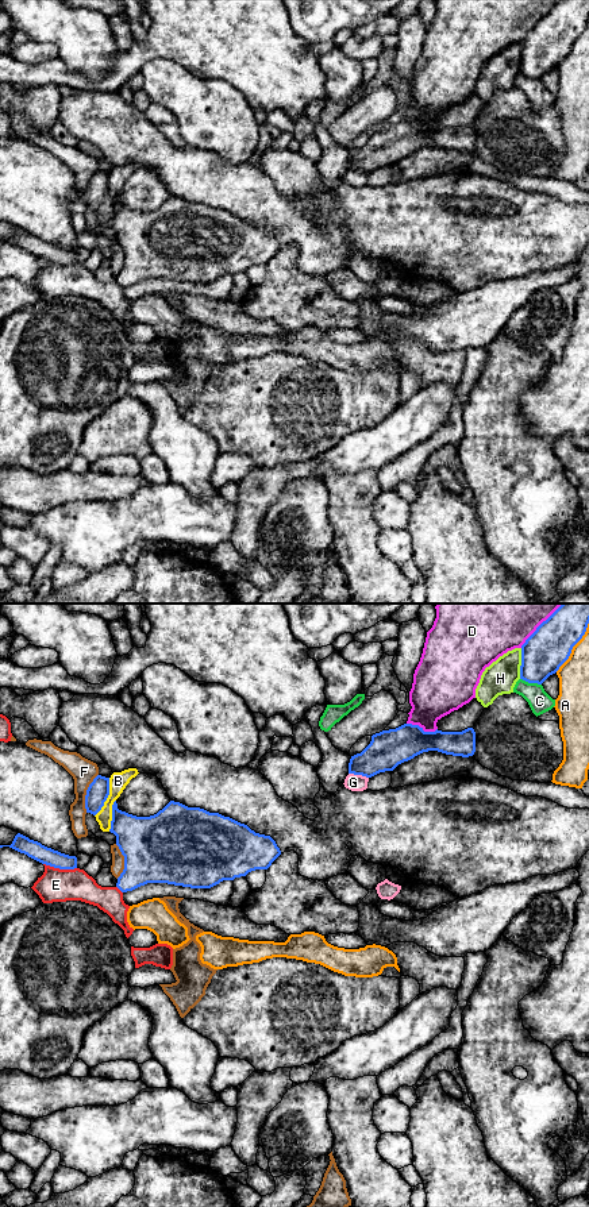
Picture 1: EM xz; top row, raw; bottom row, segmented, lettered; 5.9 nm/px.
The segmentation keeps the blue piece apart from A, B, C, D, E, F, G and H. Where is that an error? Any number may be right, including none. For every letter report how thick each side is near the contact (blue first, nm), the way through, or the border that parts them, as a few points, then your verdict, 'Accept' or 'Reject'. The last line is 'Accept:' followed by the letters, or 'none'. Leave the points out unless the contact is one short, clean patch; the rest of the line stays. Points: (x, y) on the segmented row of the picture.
A: Thickness 260 nm (blue) against 180 nm. Reject
B: Thickness 130 nm (blue) against 110 nm. Boundary: xz (110, 778), (110, 794), (95, 816). Reject
C: Thickness 260 nm (blue) against 140 nm. Reject
D: Thickness 220 nm (blue) against 300 nm. Reject
E: Thickness 110 nm (blue) against 200 nm. Reject
F: Thickness 130 nm (blue) against 150 nm. Reject
G: Thickness 220 nm (blue) against 100 nm. Reject
H: Thickness 260 nm (blue) against 190 nm. Reject
Accept: none

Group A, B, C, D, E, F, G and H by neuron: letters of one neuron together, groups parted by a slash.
A / B / C / D / E / F / G / H

